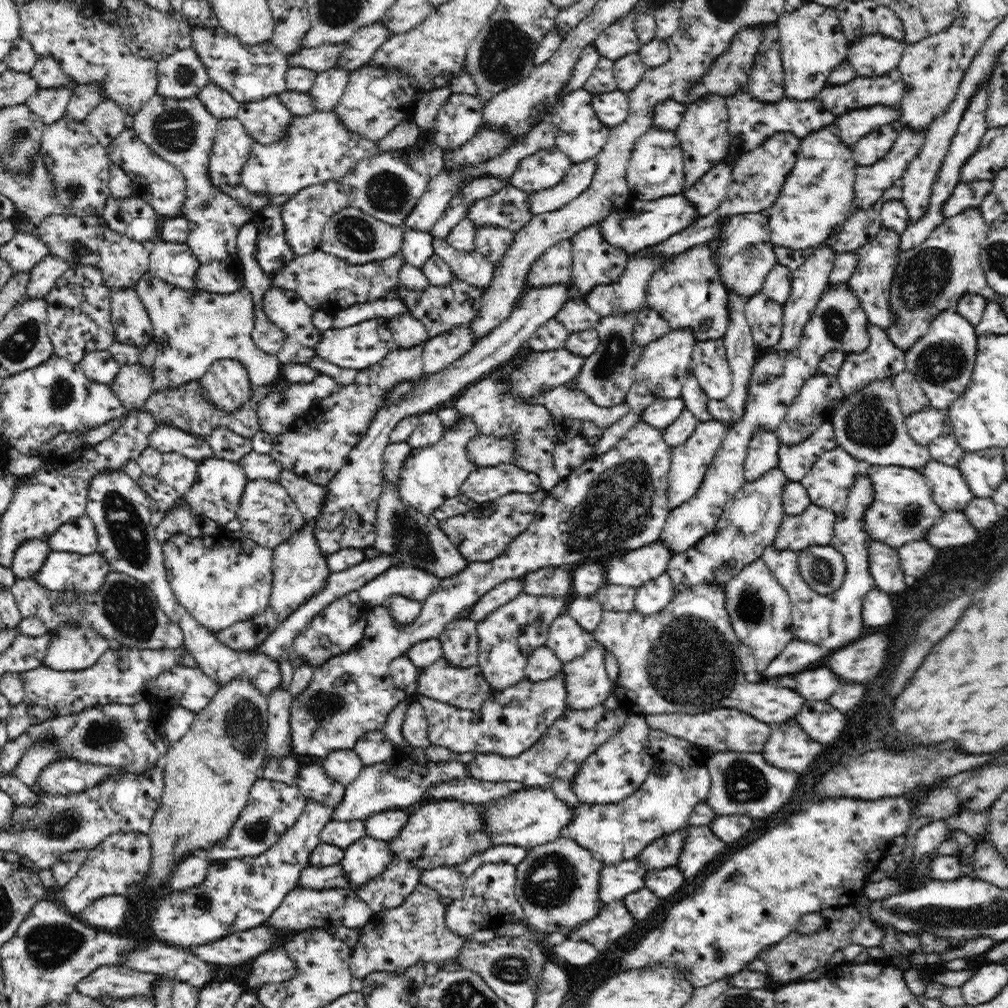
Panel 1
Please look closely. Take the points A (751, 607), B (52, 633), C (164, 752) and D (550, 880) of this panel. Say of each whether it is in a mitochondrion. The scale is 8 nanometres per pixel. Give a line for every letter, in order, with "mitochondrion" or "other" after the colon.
A: mitochondrion
B: other
C: other
D: mitochondrion

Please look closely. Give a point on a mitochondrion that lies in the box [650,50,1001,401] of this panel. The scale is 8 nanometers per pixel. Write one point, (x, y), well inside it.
(921, 283)

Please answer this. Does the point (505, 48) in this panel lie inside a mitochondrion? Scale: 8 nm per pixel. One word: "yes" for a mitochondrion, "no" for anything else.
yes

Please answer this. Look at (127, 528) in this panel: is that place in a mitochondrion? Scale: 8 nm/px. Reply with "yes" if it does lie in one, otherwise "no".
yes

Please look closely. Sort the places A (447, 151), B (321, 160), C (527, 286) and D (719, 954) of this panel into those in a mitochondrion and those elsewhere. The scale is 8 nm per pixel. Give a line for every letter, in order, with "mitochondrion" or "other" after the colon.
A: other
B: other
C: other
D: other

